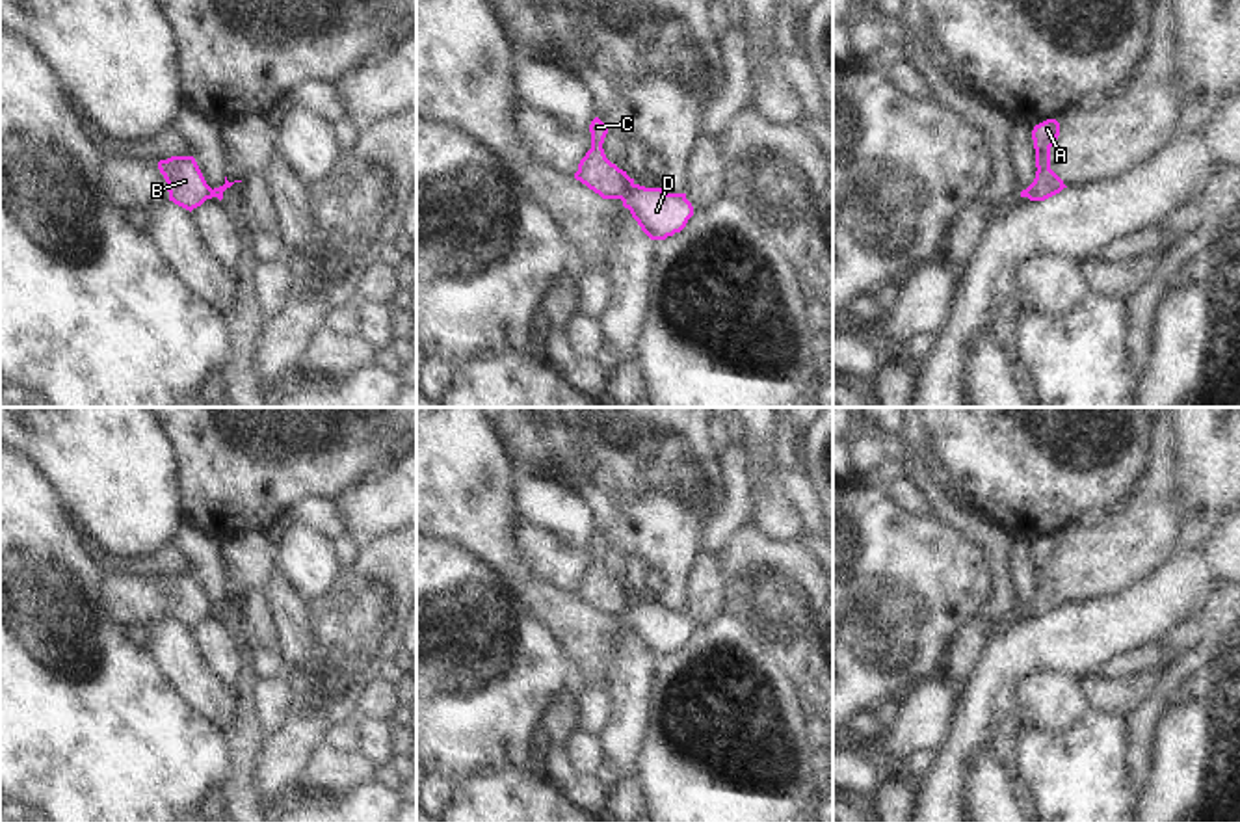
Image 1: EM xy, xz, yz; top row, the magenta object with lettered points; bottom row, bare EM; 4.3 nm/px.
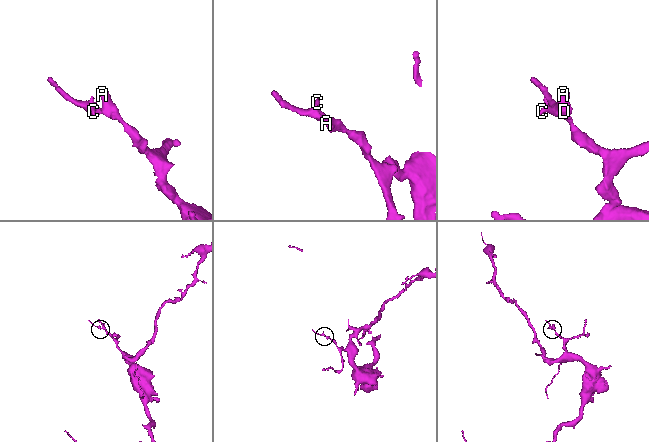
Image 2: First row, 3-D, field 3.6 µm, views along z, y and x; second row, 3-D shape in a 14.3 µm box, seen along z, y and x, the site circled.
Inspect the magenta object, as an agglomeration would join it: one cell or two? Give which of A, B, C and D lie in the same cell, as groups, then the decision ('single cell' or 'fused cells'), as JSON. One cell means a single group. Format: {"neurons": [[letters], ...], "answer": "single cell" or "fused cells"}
{"neurons": [["A", "B", "C", "D"]], "answer": "single cell"}

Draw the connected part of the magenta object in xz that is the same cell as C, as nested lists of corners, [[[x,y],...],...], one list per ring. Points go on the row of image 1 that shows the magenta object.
[[[595,117],[589,125],[591,149],[578,164],[574,179],[602,199],[621,199],[641,231],[651,240],[666,240],[680,232],[693,216],[686,193],[667,193],[662,188],[645,188],[634,182],[627,171],[612,164],[602,149],[608,126]]]

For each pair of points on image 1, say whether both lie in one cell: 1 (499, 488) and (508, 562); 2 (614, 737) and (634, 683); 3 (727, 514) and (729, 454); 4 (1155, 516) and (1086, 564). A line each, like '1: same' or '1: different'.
1: same
2: same
3: same
4: same

